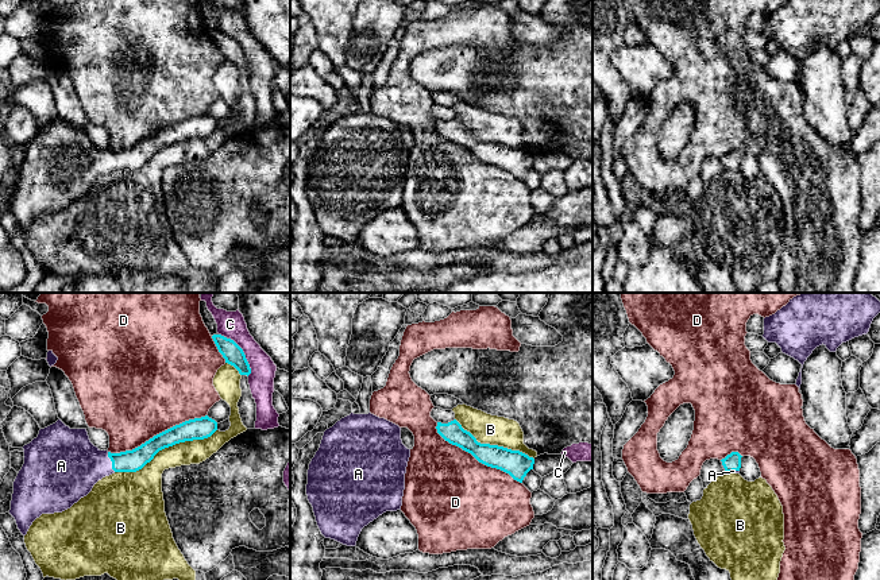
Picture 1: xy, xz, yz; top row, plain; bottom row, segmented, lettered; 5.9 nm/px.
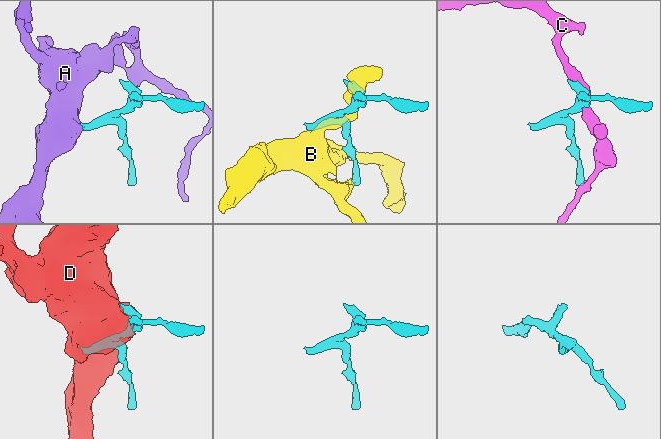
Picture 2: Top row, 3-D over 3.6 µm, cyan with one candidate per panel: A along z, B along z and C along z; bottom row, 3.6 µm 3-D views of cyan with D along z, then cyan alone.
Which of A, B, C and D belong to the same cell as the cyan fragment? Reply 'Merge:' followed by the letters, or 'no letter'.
Merge: A

